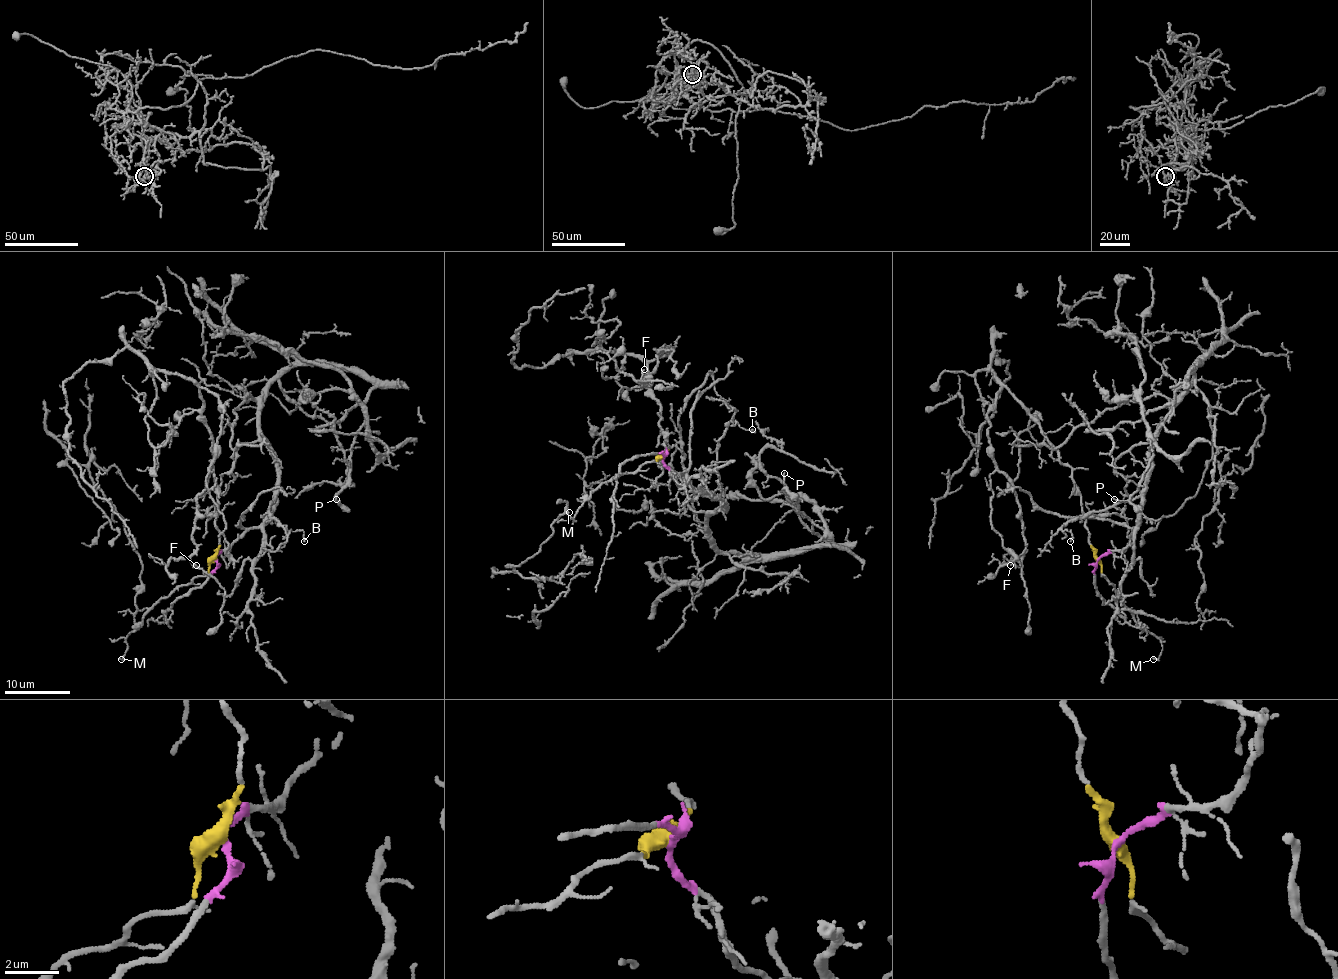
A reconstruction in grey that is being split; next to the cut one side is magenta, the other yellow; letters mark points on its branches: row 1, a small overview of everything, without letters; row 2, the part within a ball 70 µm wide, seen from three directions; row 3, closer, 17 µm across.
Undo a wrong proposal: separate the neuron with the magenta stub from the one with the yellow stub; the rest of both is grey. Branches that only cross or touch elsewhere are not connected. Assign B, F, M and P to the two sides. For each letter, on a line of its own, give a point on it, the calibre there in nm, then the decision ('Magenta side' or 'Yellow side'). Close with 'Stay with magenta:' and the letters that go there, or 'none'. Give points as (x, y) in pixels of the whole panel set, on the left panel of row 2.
B: Place: (304, 541). Thickness 140 nm. Magenta side
F: Place: (196, 565). Thickness 90 nm. Yellow side
M: Place: (121, 659). Thickness 140 nm. Yellow side
P: Place: (336, 499). Thickness 110 nm. Magenta side
Stay with magenta: B, P

